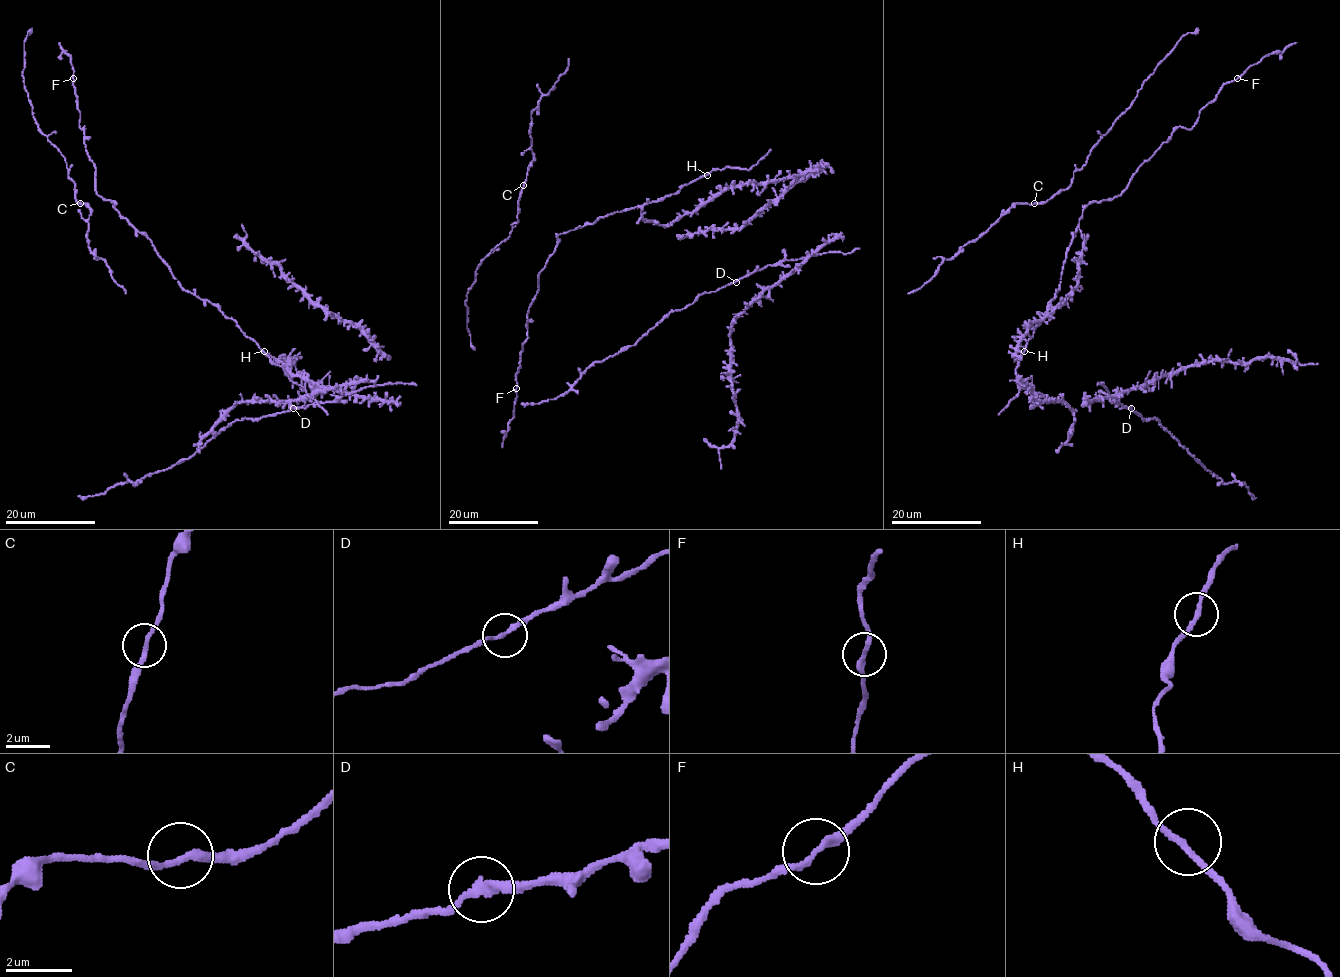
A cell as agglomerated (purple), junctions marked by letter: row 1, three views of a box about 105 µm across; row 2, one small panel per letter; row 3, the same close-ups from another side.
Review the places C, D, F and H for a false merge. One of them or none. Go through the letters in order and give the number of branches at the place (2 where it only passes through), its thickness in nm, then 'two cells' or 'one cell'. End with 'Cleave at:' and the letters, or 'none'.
C: 2 branches meet; 200 nm thick; one cell
D: 2 branches meet; 220 nm thick; one cell
F: 2 branches meet; 220 nm thick; one cell
H: 2 branches meet; 190 nm thick; one cell
Cleave at: none

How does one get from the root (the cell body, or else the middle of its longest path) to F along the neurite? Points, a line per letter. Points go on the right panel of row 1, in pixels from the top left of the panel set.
F: (1024, 352), (1059, 289), (1082, 209), (1117, 197), (1176, 128), (1191, 129), (1219, 89), (1237, 78)

